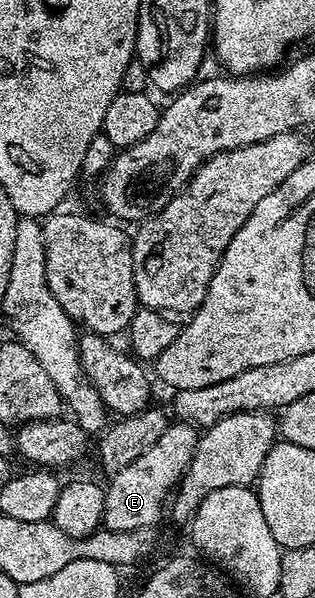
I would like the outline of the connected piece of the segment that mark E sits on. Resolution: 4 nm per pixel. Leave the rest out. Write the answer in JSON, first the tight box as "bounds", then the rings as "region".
{"bounds":[103,421,200,531],"region":[[[176,421],[169,425],[166,433],[162,433],[162,437],[158,437],[153,447],[146,449],[138,461],[130,461],[126,469],[115,472],[109,478],[112,480],[106,483],[104,493],[103,526],[109,531],[137,531],[142,527],[156,527],[159,519],[166,515],[166,504],[179,487],[198,444],[200,435],[193,424]]]}

